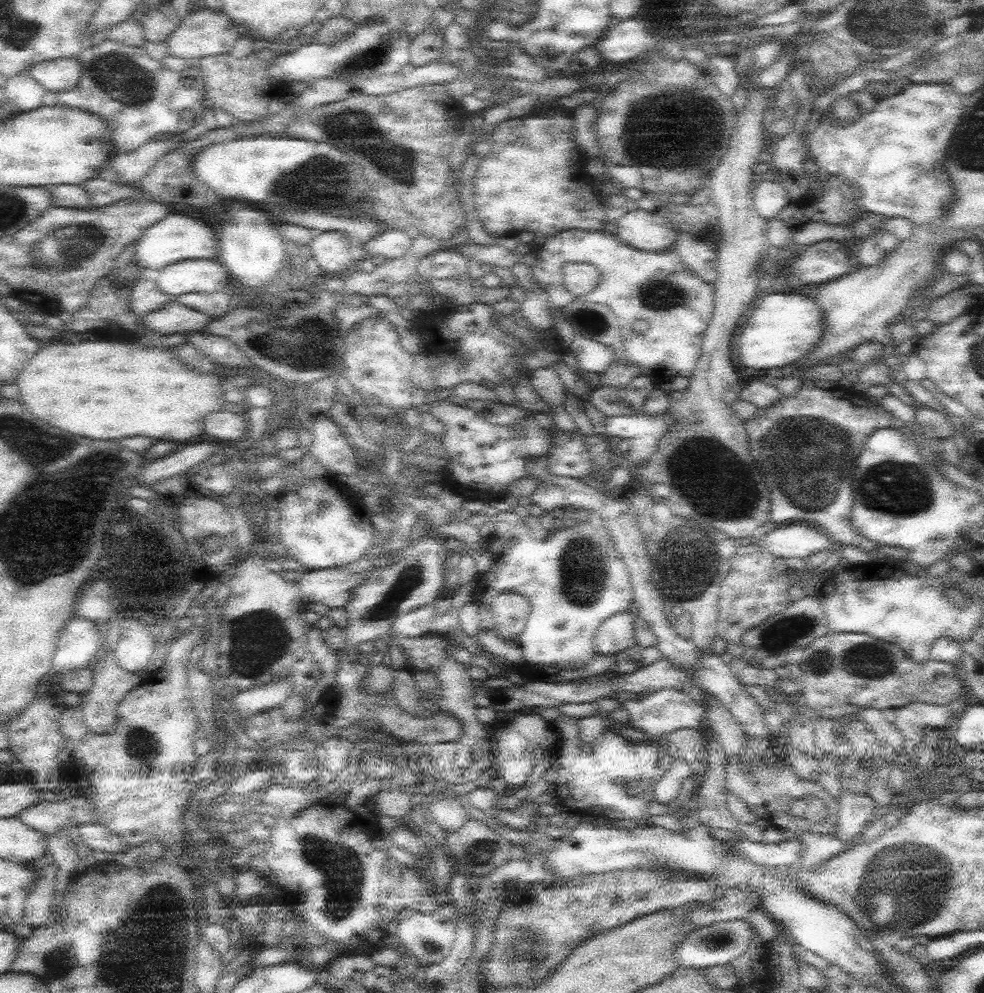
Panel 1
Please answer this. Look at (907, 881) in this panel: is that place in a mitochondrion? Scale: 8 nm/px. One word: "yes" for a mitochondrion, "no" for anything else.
yes

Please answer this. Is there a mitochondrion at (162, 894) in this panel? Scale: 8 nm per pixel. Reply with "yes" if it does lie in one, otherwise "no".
yes

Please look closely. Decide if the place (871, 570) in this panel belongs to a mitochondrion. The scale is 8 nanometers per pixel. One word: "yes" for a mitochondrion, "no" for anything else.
no

